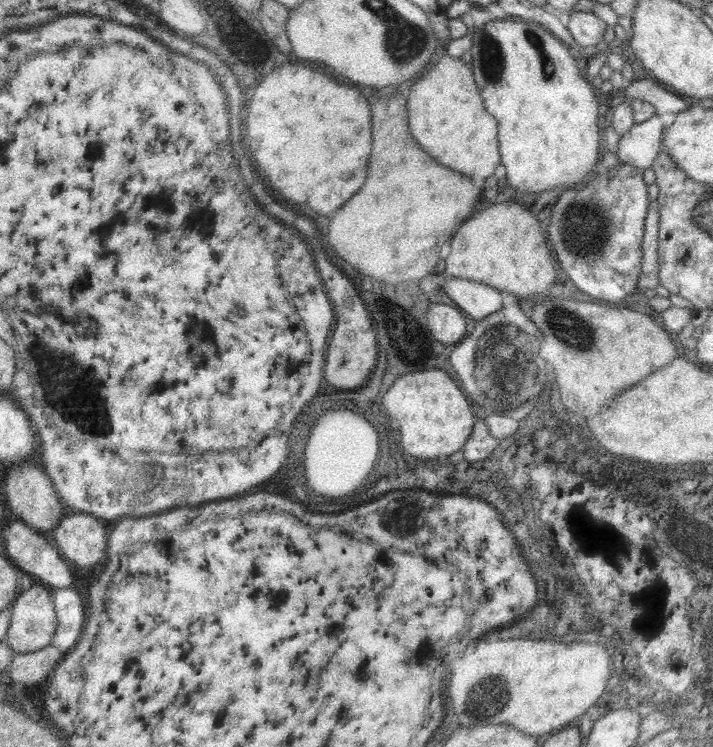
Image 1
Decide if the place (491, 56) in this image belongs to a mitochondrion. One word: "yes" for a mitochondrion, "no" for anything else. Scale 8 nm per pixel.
yes

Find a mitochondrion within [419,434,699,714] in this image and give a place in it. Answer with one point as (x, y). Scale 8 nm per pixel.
(653, 608)

